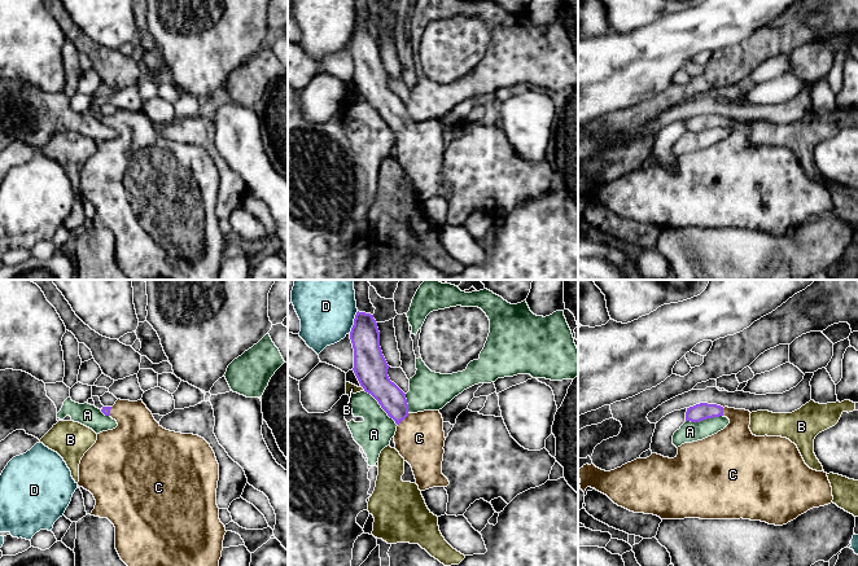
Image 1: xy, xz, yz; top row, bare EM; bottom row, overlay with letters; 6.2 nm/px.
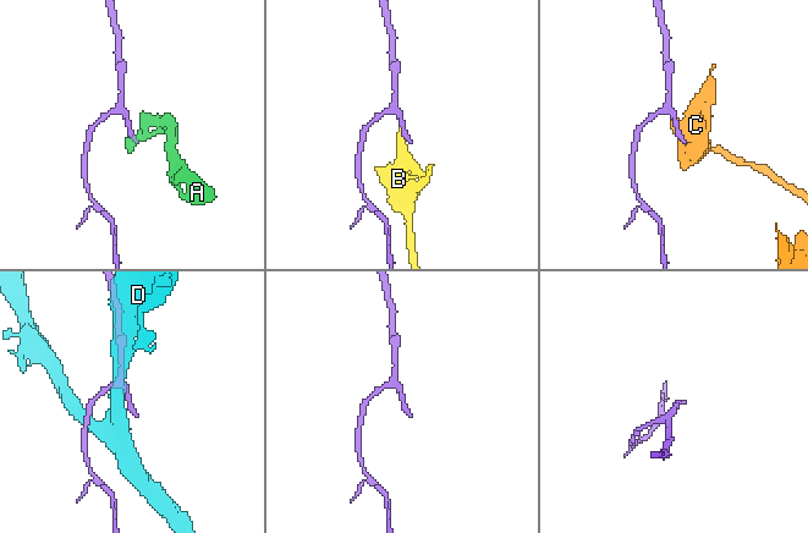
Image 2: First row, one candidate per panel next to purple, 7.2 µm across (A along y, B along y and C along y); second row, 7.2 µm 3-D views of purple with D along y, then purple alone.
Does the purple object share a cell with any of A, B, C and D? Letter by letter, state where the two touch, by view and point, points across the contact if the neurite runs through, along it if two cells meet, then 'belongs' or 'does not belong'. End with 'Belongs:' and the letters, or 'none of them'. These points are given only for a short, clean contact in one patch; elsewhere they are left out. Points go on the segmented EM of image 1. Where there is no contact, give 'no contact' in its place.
A: meets purple in xz at (381, 407); border along xz (364, 390), (397, 425); does not belong
B: meets purple in xz at (362, 386); border along xz (360, 385), (364, 390); does not belong
C: meets purple in xz at (403, 418); runs through xz (392, 399), (403, 418), (419, 438); belongs
D: meets purple in xz at (354, 321); does not belong
Belongs: C

